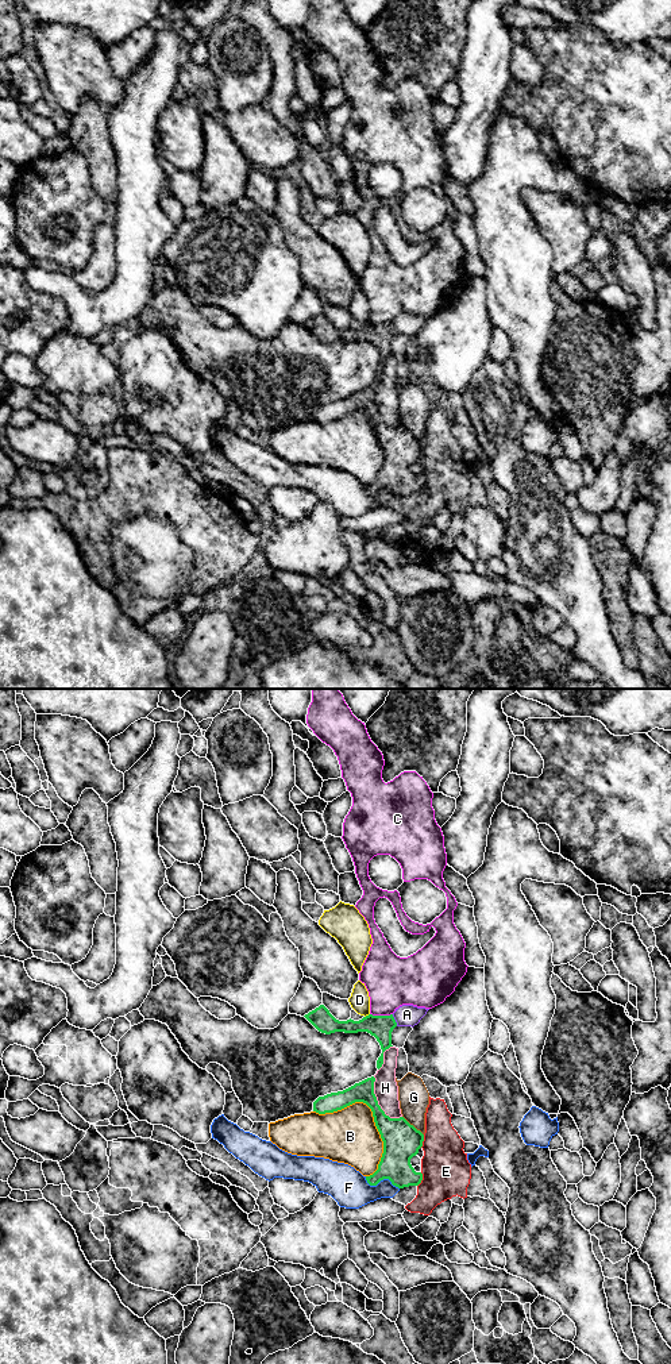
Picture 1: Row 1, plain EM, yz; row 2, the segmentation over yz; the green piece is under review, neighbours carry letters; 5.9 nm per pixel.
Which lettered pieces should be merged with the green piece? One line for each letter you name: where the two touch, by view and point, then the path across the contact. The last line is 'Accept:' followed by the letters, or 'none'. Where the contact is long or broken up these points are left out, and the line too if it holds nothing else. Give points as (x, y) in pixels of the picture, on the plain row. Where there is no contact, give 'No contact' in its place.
Accept: none

